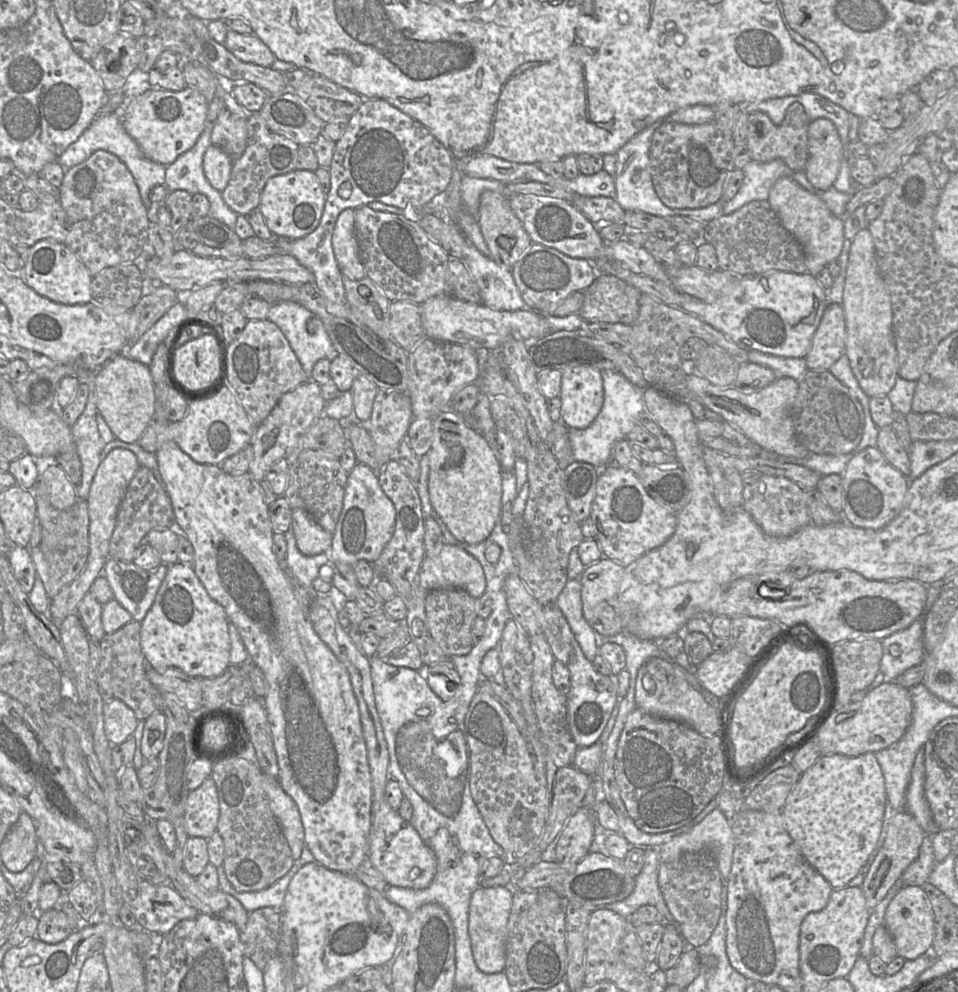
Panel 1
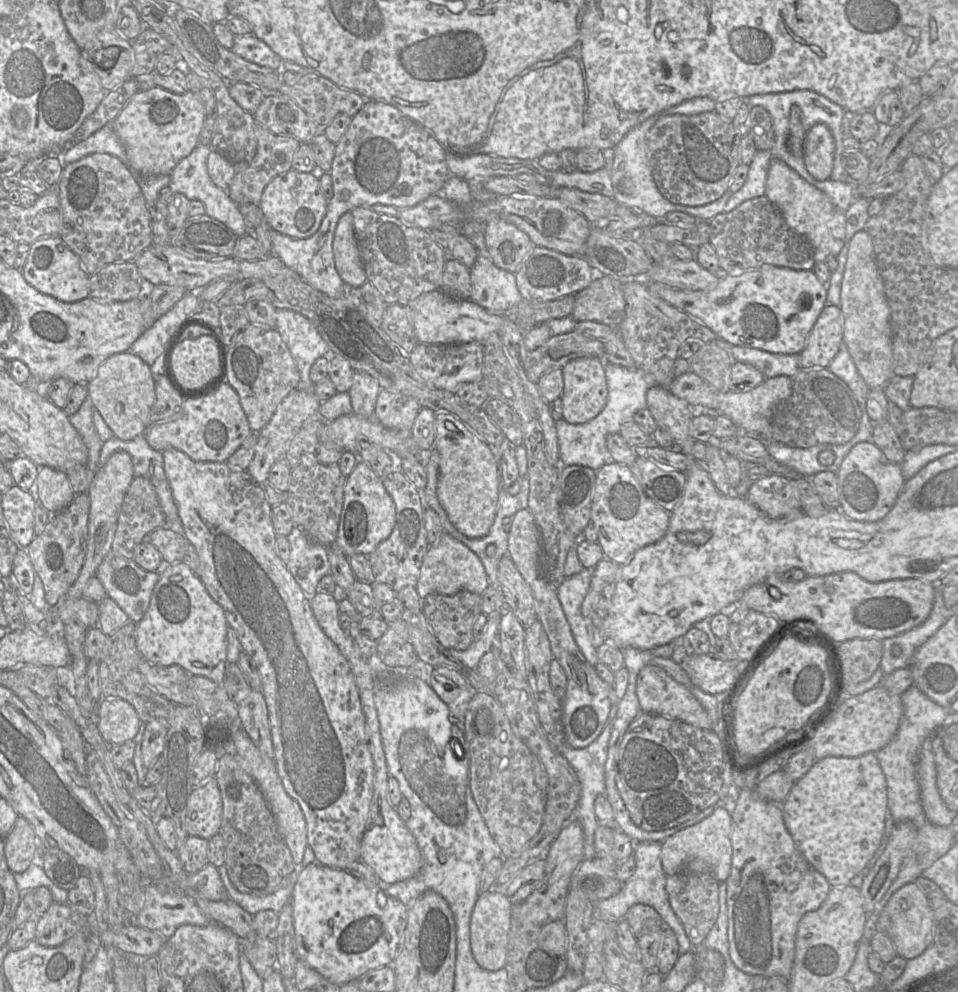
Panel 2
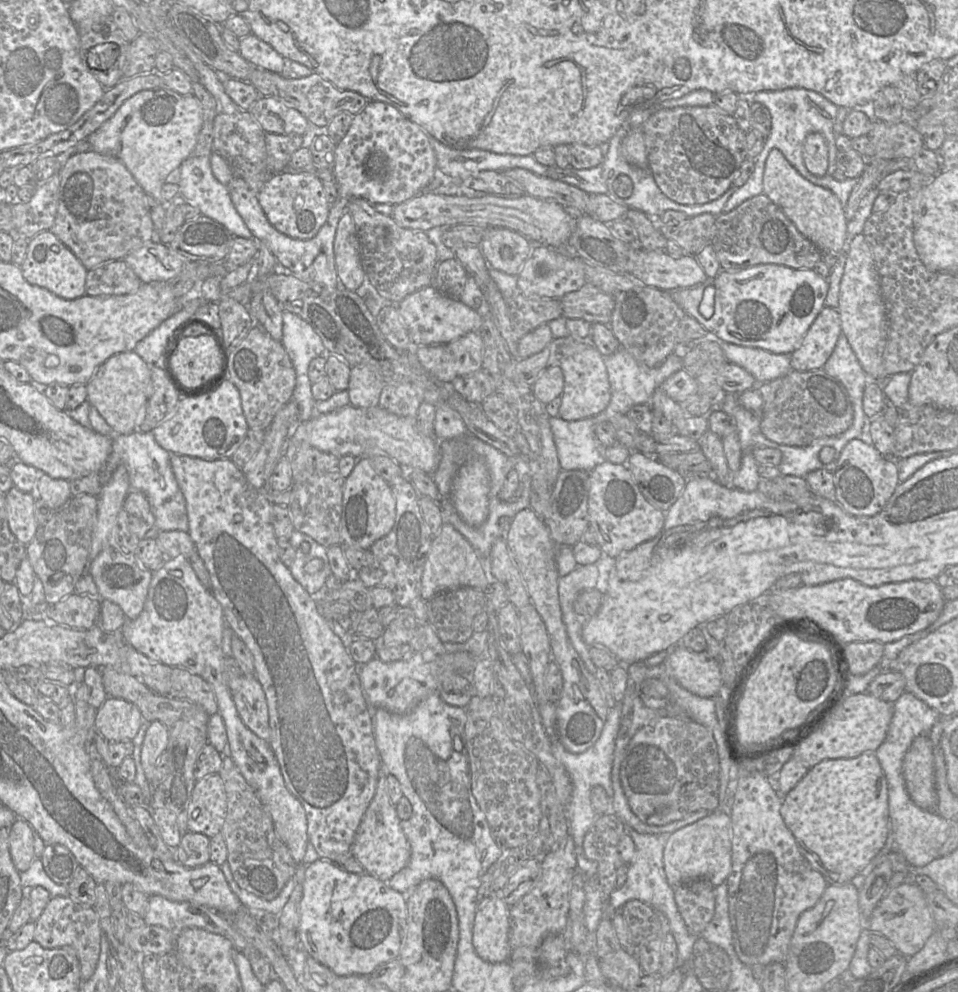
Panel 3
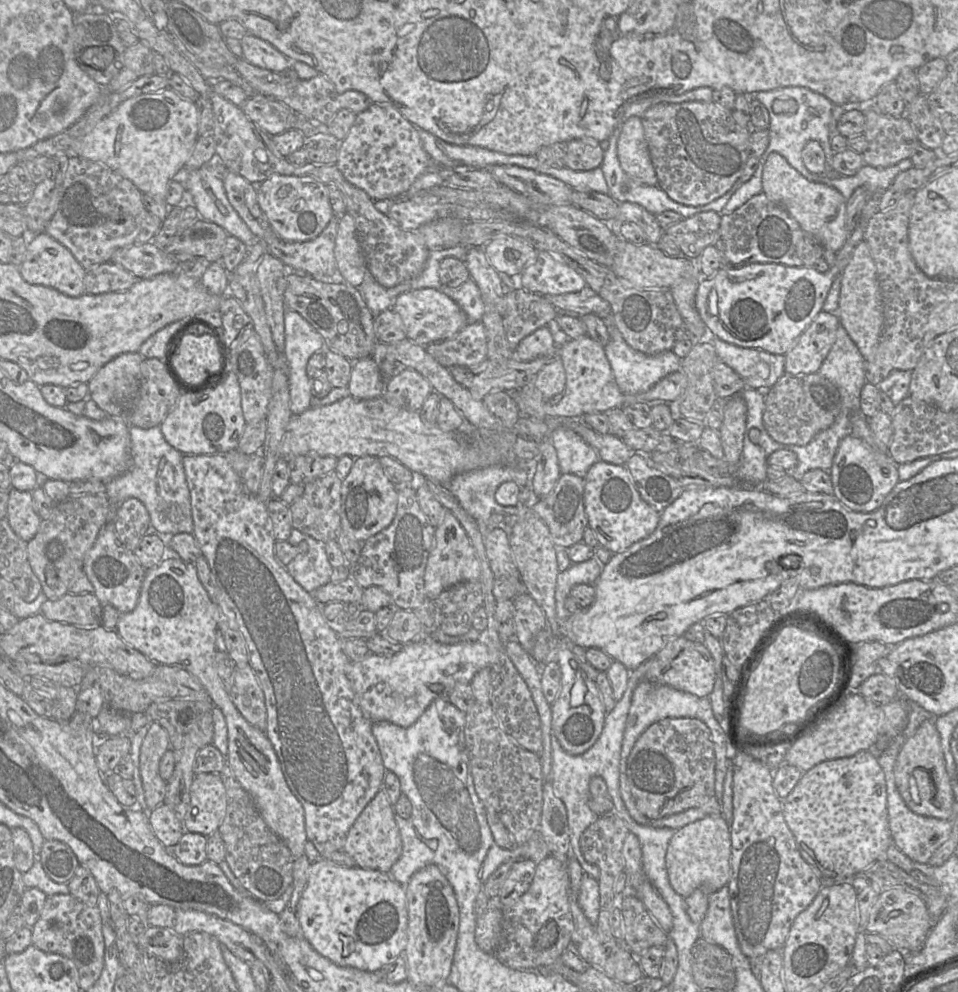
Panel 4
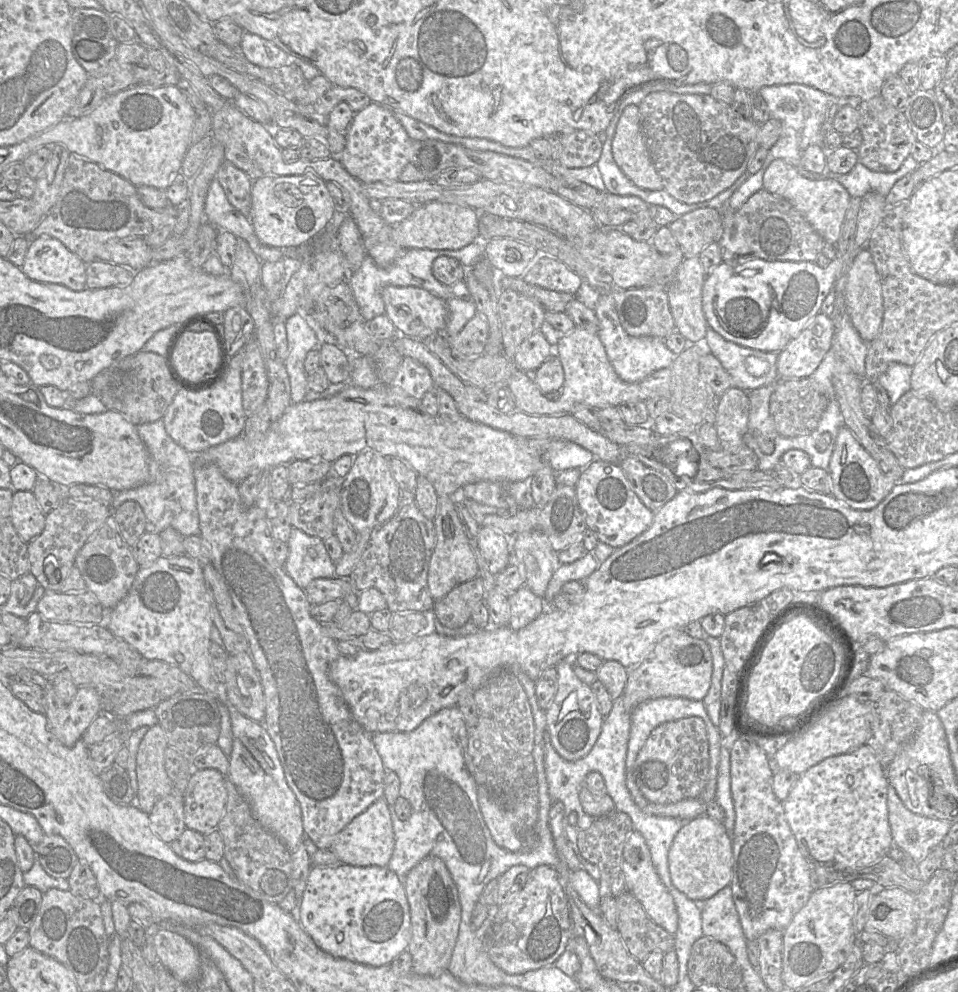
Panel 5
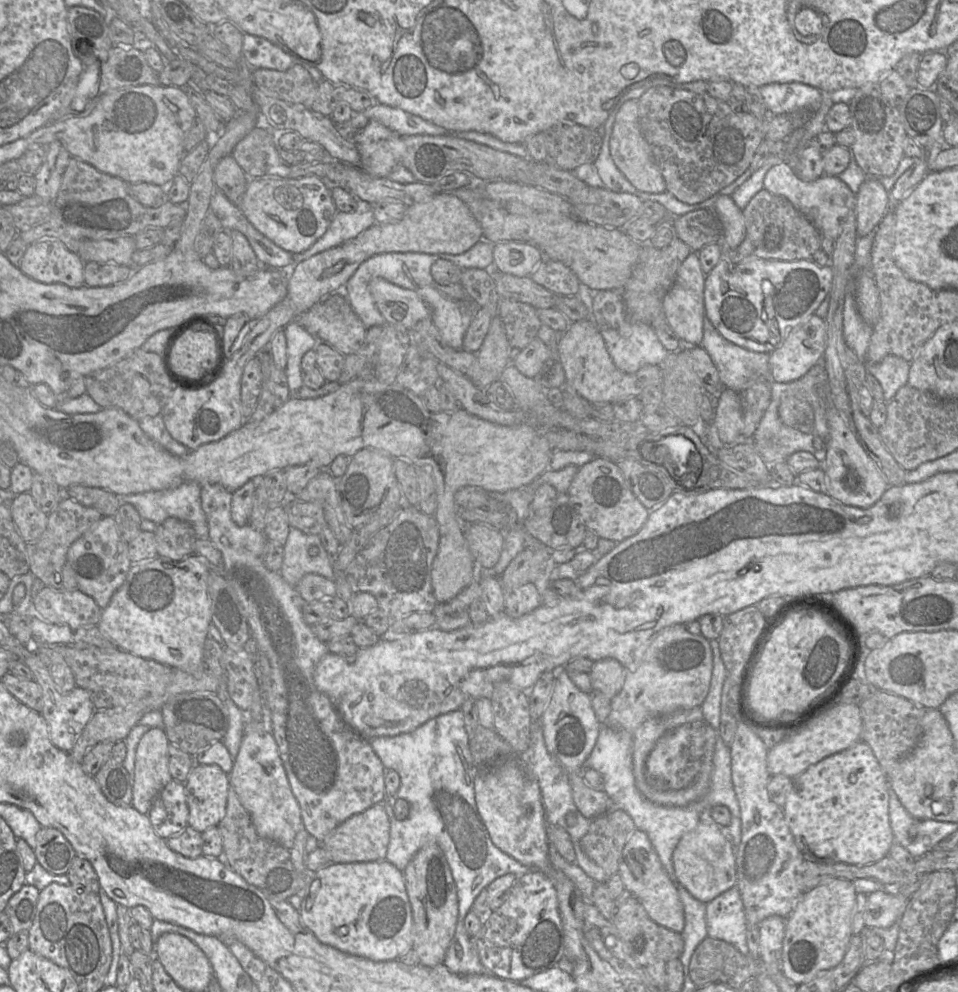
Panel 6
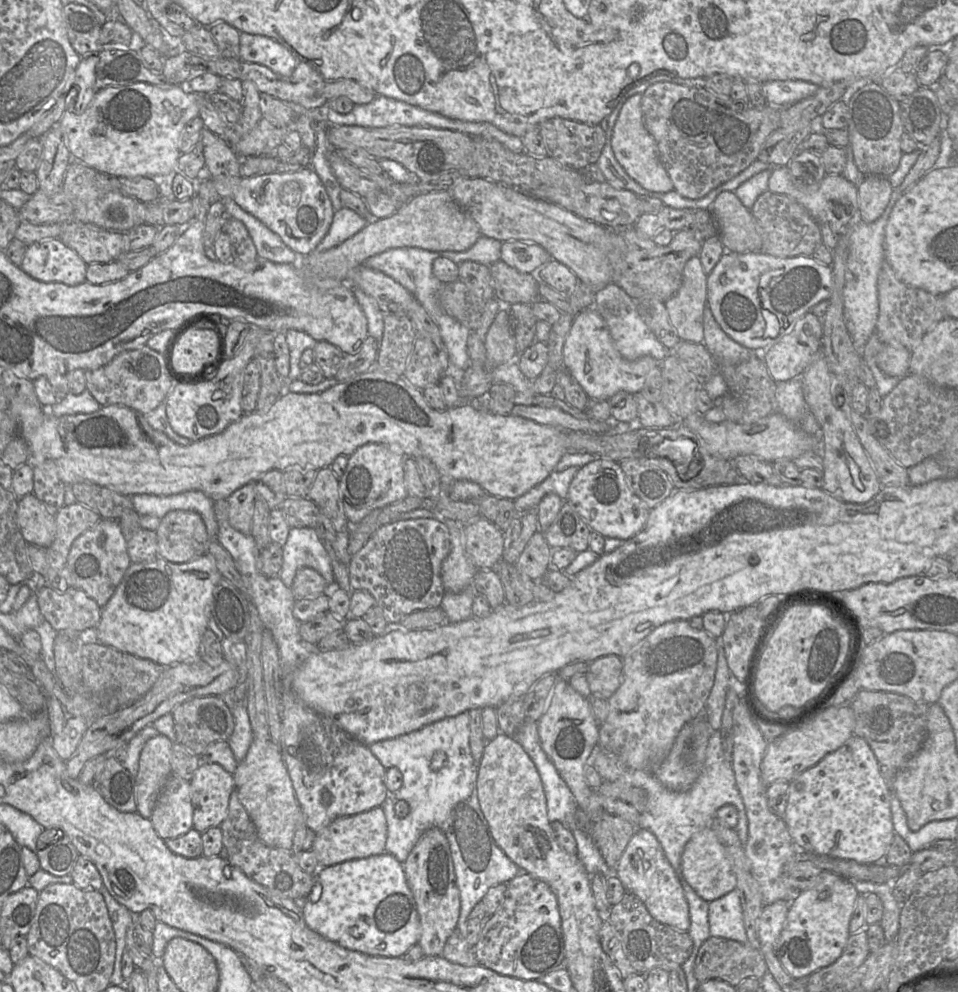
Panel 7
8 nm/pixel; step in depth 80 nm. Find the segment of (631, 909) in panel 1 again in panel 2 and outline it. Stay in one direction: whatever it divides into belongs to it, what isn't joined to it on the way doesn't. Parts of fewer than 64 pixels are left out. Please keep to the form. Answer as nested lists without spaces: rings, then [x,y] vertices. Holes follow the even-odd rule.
[[[635,842],[634,859],[635,872],[623,884],[622,889],[615,895],[594,904],[593,919],[603,919],[607,921],[619,921],[625,918],[628,910],[635,904],[645,904],[654,908],[661,916],[663,922],[668,925],[676,935],[679,944],[680,955],[693,951],[693,945],[687,937],[684,927],[670,906],[668,894],[665,889],[666,874],[661,862],[661,842]]]

